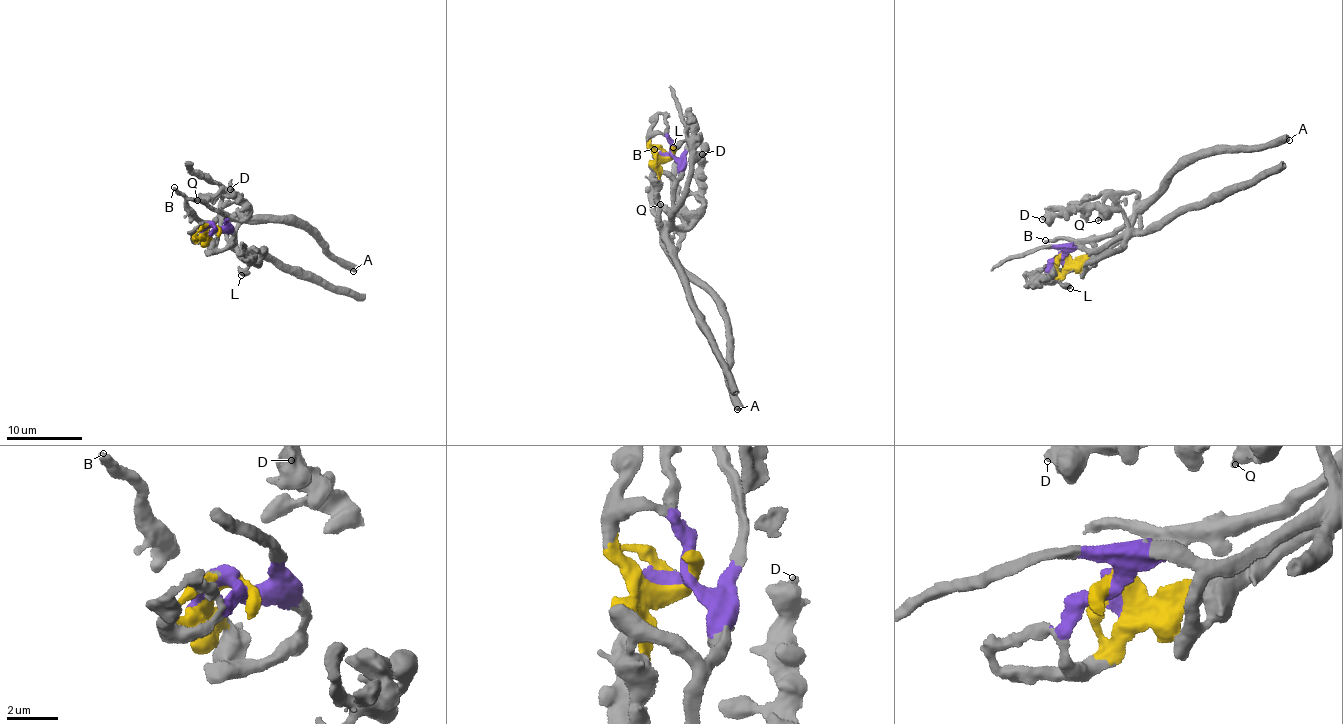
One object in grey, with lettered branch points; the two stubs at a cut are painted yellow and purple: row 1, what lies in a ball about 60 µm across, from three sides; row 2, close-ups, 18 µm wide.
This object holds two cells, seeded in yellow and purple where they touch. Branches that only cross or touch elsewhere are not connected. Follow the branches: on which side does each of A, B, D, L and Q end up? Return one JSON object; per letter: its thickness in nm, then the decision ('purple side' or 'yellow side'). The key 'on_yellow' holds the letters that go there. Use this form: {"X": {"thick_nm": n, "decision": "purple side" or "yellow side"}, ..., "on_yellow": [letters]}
{"A": {"thick_nm": 550, "decision": "yellow side"}, "B": {"thick_nm": 400, "decision": "yellow side"}, "D": {"thick_nm": 650, "decision": "purple side"}, "L": {"thick_nm": 650, "decision": "purple side"}, "Q": {"thick_nm": 460, "decision": "yellow side"}, "on_yellow": ["A", "B", "Q"]}

